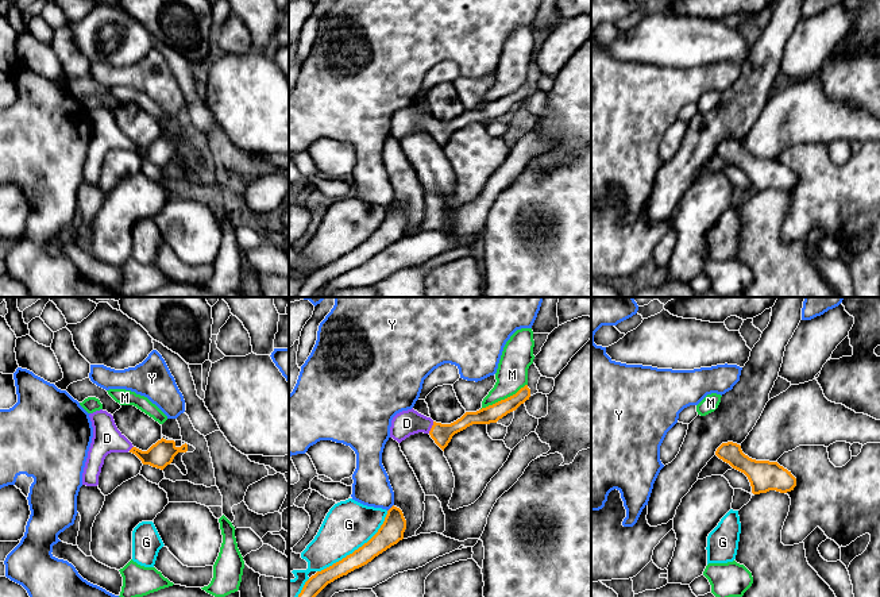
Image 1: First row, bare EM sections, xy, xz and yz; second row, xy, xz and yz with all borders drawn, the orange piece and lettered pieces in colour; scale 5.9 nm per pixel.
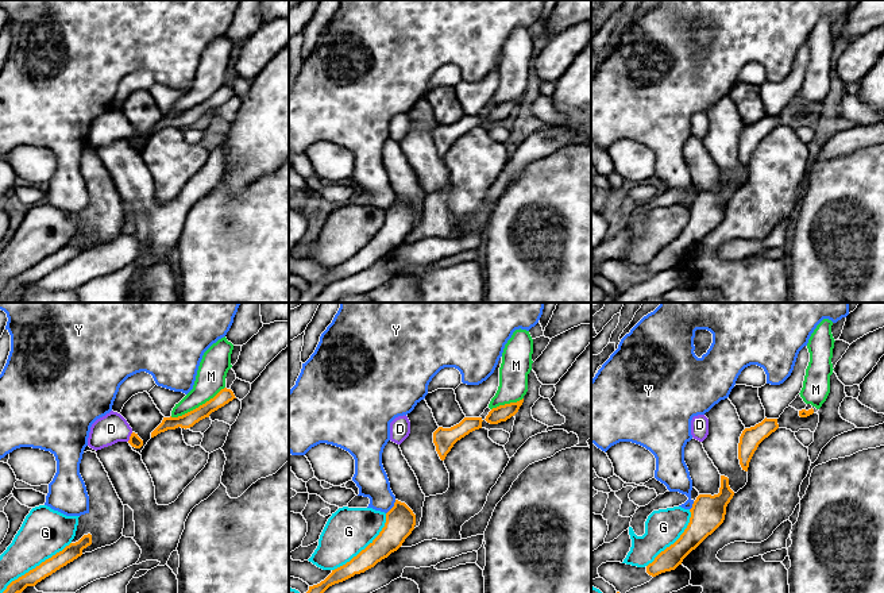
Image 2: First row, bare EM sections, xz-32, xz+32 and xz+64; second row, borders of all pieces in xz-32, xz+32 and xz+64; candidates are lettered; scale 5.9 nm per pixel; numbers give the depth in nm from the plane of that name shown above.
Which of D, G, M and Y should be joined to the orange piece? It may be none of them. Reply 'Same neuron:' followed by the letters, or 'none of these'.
Same neuron: D

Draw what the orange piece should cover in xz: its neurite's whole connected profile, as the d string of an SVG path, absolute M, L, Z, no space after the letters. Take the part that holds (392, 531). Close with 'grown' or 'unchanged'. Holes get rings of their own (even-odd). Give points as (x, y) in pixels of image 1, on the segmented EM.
M391 507L387 511L383 524L378 532L362 547L347 555L332 566L317 571L304 585L298 597L316 597L328 583L359 569L375 556L404 539L406 520L400 508Z; unchanged

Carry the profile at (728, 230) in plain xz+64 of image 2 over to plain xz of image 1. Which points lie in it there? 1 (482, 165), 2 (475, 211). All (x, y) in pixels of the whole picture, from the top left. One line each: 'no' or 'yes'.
1: yes
2: no

